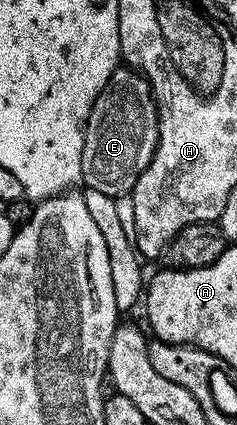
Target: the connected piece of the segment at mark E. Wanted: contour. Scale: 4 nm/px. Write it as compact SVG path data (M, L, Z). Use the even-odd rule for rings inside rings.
M118 66L110 82L100 91L98 98L92 102L88 118L84 125L84 149L82 150L82 180L87 187L102 190L102 194L124 198L131 193L142 170L150 166L150 158L158 146L158 114L156 99L152 96L152 87L143 72L132 66Z

